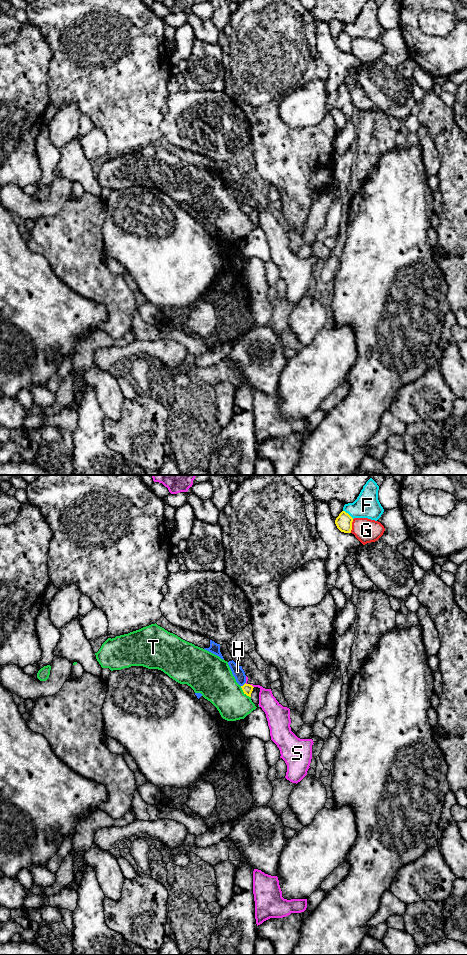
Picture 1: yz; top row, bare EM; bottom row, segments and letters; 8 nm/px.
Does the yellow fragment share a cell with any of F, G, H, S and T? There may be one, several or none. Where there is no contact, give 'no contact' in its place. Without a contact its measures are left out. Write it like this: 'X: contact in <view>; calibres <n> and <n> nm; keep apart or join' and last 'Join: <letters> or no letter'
F: contact in yz; calibres 130 and 200 nm; keep apart
G: contact in yz; calibres 130 and 190 nm; keep apart
H: contact in yz; calibres 80 and 90 nm; keep apart
S: contact in yz; calibres 80 and 140 nm; keep apart
T: contact in yz; calibres 80 and 300 nm; keep apart
Join: no letter

